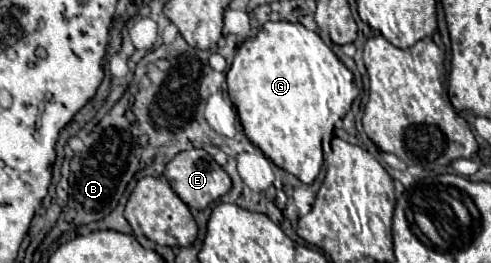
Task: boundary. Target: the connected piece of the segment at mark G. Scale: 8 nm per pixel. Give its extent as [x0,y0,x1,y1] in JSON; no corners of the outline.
[226,22,359,184]

